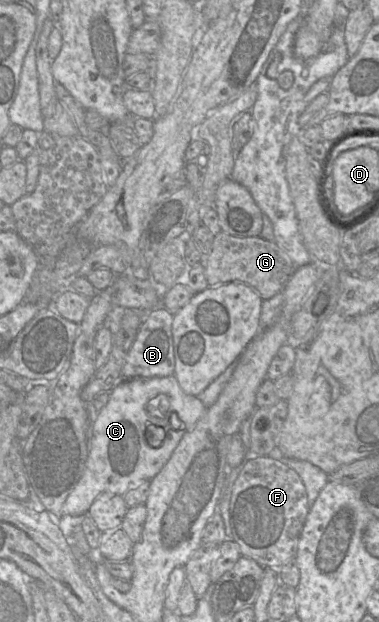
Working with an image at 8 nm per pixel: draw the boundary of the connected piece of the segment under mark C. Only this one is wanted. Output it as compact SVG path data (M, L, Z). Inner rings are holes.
M174 374L164 377L121 379L110 391L109 401L98 411L97 418L90 427L89 452L85 468L81 478L63 504L63 514L68 514L73 517L83 517L88 513L94 500L103 493L124 495L131 487L143 481L150 481L153 479L170 459L173 451L178 446L183 436L187 432L193 430L206 410L207 407L197 396L187 394L182 390ZM159 394L168 396L169 410L170 412L178 414L178 417L181 420L181 427L179 429L174 429L171 426L170 415L169 424L167 426L153 424L154 426L164 428L166 432L162 444L158 447L154 447L148 442L147 428L151 423L151 418L158 420L155 418L158 416L154 416L148 412L148 403Z

